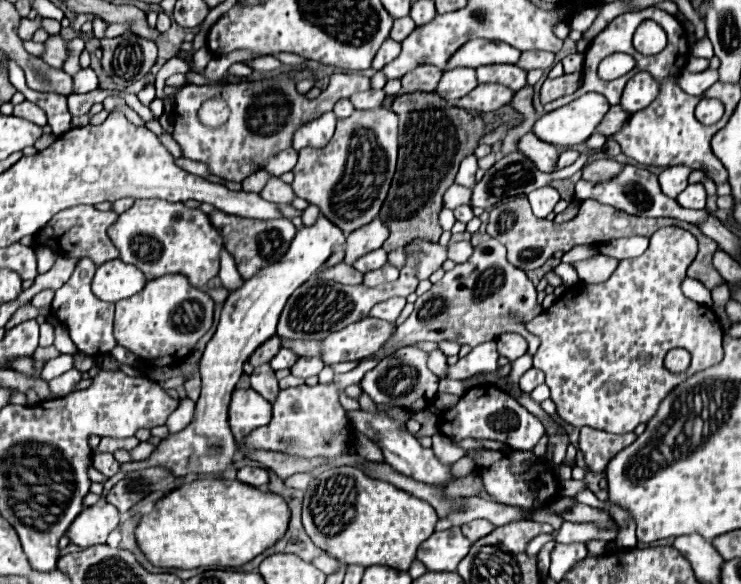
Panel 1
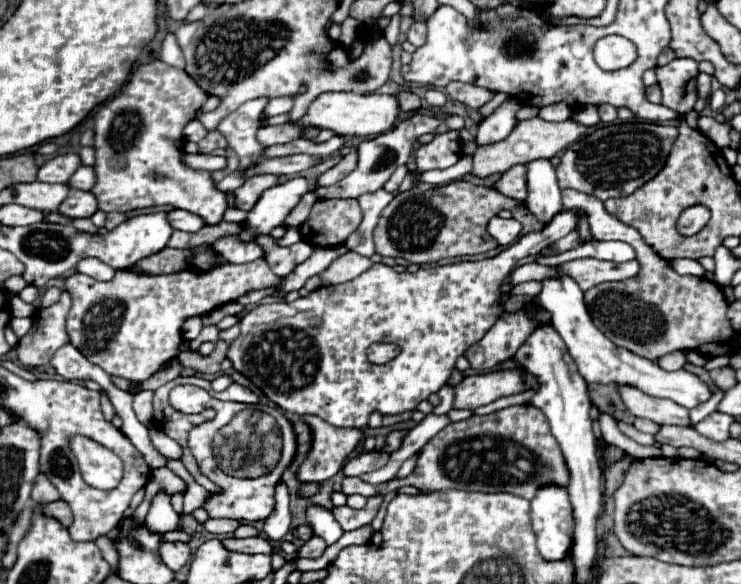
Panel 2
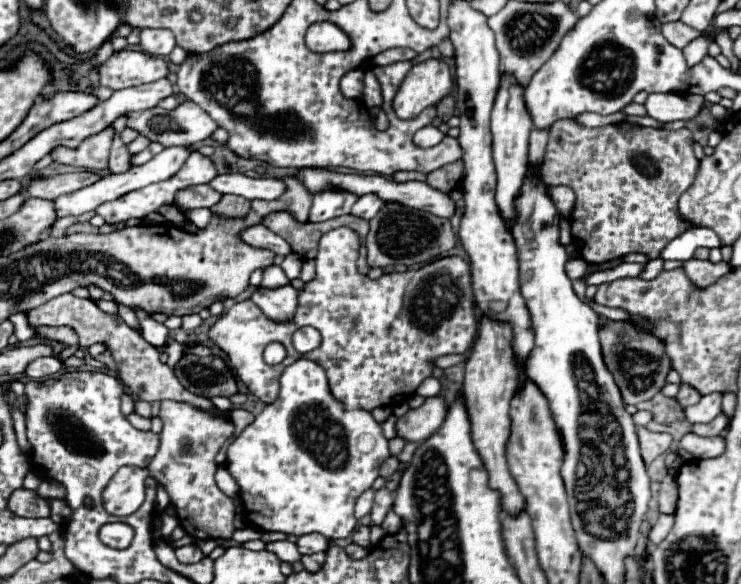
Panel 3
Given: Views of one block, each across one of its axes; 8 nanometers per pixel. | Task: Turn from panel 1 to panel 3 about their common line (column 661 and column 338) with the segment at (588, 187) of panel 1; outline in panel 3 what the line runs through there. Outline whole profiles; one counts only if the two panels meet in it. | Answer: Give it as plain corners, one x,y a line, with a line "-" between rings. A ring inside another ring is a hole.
324,190
314,196
312,208
310,208
310,222
324,222
338,216
346,216
352,212
352,206
356,204
358,196
350,192
338,192
338,190

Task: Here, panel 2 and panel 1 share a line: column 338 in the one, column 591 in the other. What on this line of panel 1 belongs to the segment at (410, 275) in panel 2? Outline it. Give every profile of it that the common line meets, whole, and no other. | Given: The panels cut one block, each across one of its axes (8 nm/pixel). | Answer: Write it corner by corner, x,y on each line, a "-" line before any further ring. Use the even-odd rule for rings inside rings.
676,226
660,228
652,238
648,250
632,260
620,260
614,274
602,284
574,284
554,306
526,324
528,332
540,338
540,348
534,354
534,366
546,374
546,384
552,390
558,416
572,426
590,426
596,430
626,434
638,424
652,420
660,402
686,378
716,366
724,358
722,328
716,314
692,302
682,294
682,280
698,250
696,238
-
672,348
686,348
692,354
690,368
686,372
668,372
664,368
664,356

